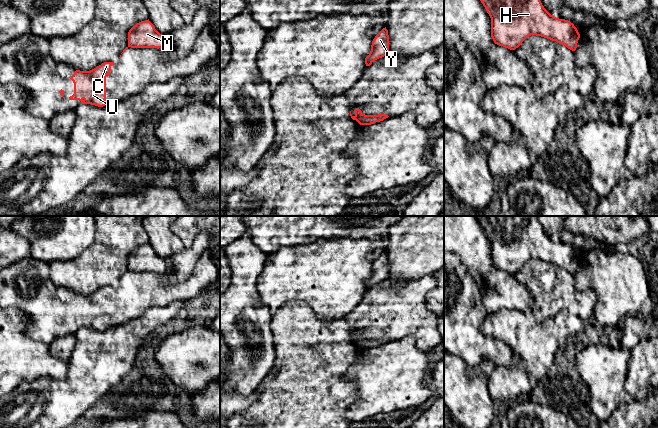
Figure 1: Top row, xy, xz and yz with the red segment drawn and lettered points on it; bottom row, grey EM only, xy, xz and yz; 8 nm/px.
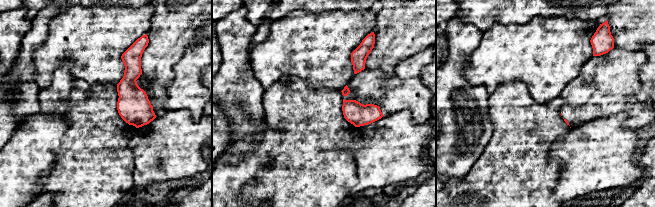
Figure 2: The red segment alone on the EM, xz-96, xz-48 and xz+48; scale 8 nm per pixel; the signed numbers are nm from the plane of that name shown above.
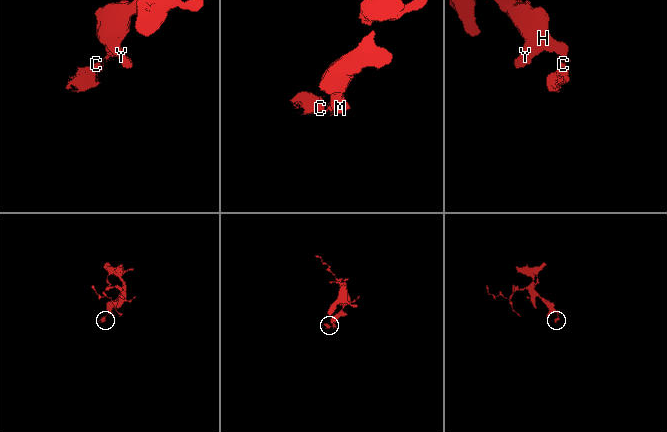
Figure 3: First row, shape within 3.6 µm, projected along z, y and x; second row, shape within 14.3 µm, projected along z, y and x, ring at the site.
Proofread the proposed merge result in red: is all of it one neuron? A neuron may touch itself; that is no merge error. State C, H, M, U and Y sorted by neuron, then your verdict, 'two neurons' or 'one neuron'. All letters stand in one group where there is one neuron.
C U / H M Y; two neurons

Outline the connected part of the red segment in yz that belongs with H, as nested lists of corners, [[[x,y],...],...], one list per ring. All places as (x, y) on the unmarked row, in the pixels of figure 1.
[[[476,216],[481,227],[491,242],[491,261],[495,268],[510,274],[518,272],[531,259],[541,260],[575,275],[580,258],[577,252],[568,244],[551,239],[542,229],[537,216]]]

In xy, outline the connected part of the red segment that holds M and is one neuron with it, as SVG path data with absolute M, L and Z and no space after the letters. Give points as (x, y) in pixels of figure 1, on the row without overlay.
M148 244L134 249L128 256L128 271L131 272L164 272L168 262L160 258Z

